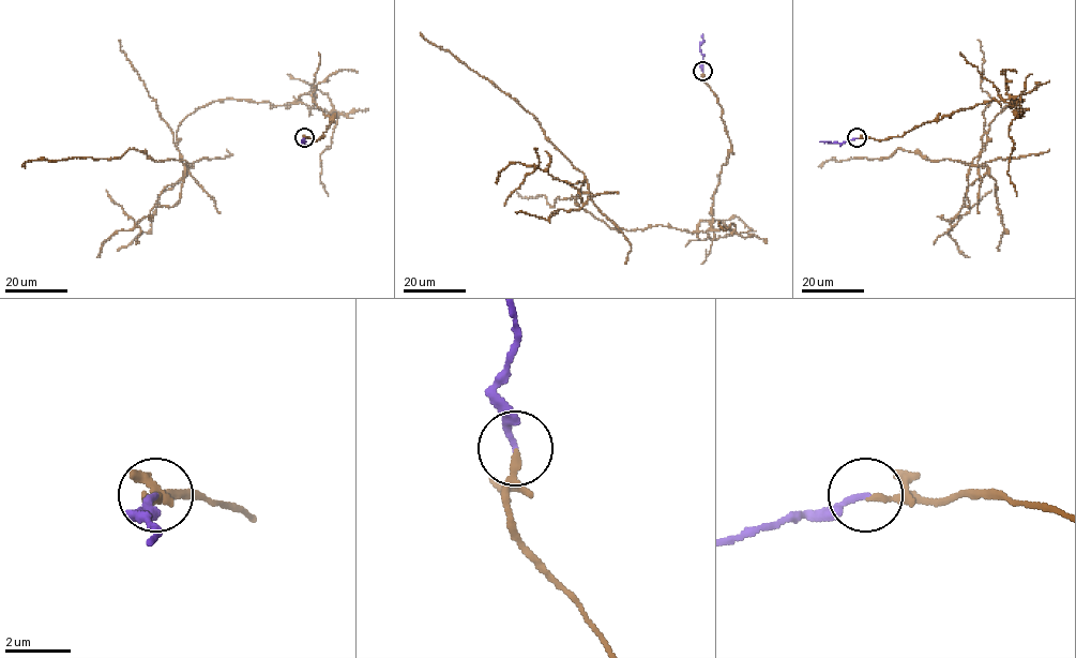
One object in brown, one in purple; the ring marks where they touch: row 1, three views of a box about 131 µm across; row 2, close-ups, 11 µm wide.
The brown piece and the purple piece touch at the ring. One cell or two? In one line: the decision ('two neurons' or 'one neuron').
two neurons

